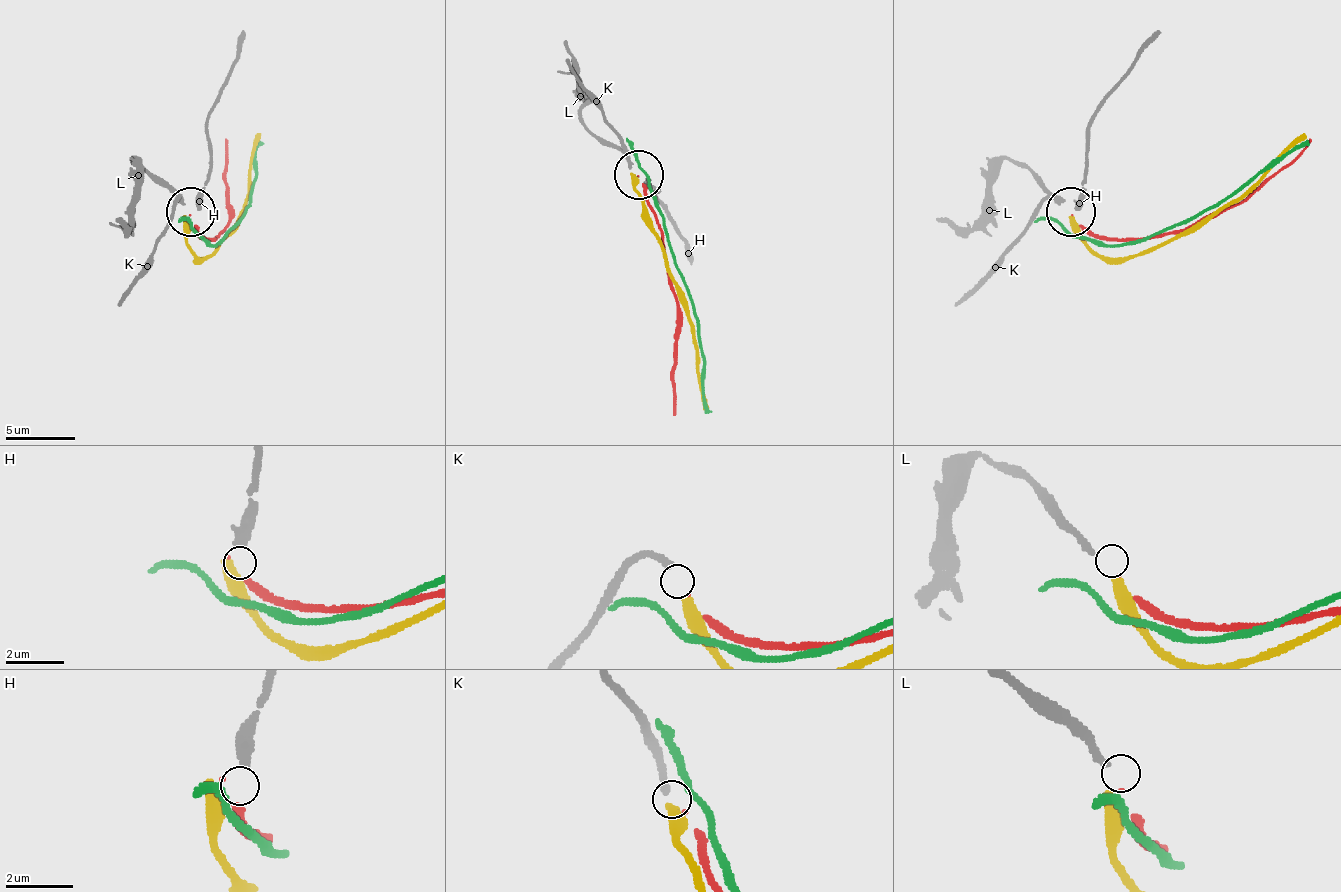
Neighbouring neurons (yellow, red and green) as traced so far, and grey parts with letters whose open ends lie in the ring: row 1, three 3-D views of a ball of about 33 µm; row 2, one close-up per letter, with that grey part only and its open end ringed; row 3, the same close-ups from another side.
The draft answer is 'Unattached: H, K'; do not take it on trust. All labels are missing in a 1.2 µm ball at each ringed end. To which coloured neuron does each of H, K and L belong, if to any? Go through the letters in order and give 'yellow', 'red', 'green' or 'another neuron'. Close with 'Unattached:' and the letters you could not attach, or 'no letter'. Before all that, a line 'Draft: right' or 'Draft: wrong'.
Draft: wrong
H: another neuron
K: yellow
L: red
Unattached: H

